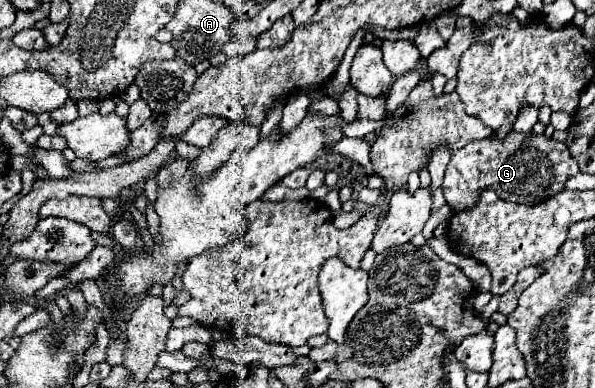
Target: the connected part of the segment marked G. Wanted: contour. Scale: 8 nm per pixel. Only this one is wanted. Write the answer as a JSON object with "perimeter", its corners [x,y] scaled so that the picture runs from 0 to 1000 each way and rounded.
{"perimeter":[[[861,338],[861,348],[854,348],[844,369],[830,369],[827,358],[810,358],[810,363],[790,363],[783,379],[760,389],[760,410],[750,430],[743,492],[746,492],[746,508],[760,544],[793,539],[803,523],[807,497],[813,487],[827,487],[847,518],[901,528],[908,518],[918,518],[918,513],[938,503],[948,487],[951,466],[961,461],[968,446],[971,446],[971,420],[965,420],[965,410],[951,389],[948,369],[928,363],[928,358],[921,358],[914,348],[901,348],[901,343],[864,343]]]}

